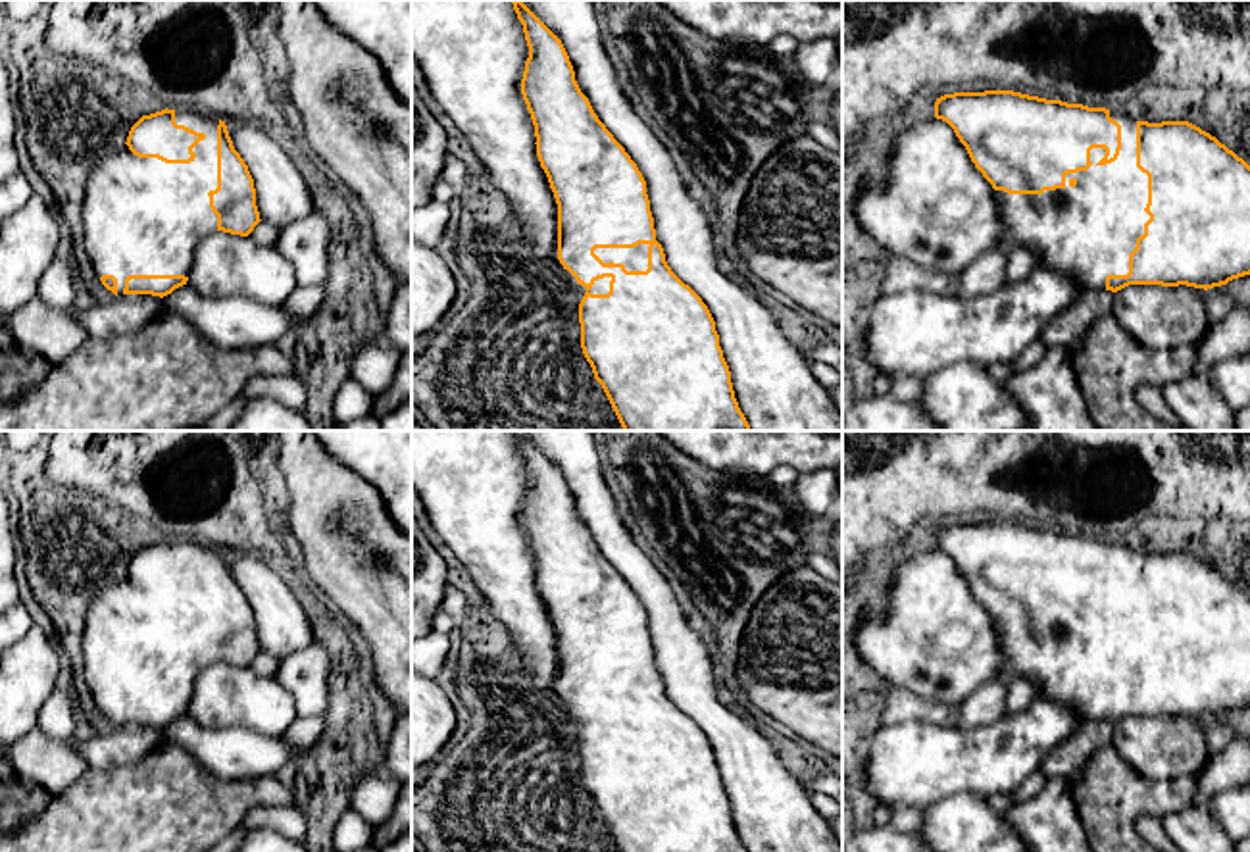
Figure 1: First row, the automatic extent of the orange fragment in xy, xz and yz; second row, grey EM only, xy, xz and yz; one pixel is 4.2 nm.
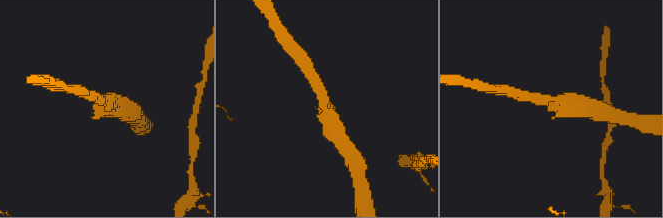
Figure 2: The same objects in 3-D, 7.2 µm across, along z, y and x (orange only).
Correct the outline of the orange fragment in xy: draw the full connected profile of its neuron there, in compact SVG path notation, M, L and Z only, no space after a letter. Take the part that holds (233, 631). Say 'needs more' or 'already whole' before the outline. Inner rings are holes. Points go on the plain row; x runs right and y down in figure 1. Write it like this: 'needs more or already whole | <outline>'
needs more | M196 540L142 546L121 581L90 604L81 639L83 677L102 715L117 725L167 727L187 715L196 677L223 662L248 667L262 652L254 610L225 552Z

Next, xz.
needs more | M412 431L412 489L510 631L531 689L577 727L581 779L619 852L746 852L715 752L667 696L646 612L581 523L562 471L521 431Z

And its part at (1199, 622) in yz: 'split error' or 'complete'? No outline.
split error

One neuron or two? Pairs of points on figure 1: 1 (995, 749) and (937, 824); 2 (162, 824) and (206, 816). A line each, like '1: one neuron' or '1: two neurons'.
1: two neurons
2: one neuron

